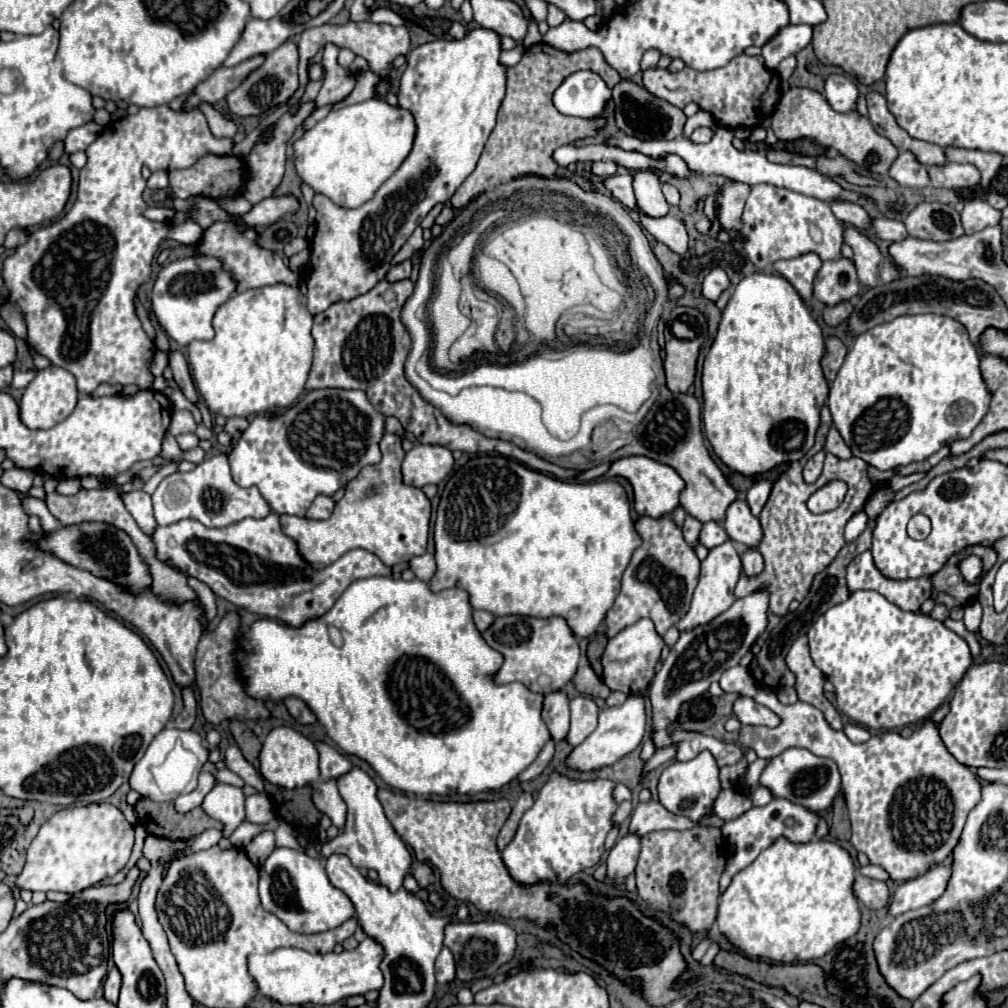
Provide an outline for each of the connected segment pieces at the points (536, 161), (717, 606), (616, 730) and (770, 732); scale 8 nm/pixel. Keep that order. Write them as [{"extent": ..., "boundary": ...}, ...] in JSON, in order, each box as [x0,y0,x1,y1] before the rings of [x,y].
[{"extent":[450,42,620,210],"boundary":[[[540,42],[540,44],[534,44],[532,48],[528,48],[524,58],[516,66],[508,68],[506,98],[500,106],[496,128],[492,130],[492,134],[482,150],[476,170],[464,180],[464,184],[456,190],[456,194],[450,200],[450,204],[456,210],[464,208],[470,200],[474,200],[478,194],[490,190],[492,186],[510,182],[518,176],[534,174],[534,176],[554,178],[556,170],[558,170],[558,164],[552,158],[554,150],[564,144],[572,144],[580,138],[596,136],[606,126],[604,116],[594,116],[594,118],[566,116],[566,114],[560,114],[552,102],[556,88],[570,74],[580,72],[580,70],[596,72],[606,82],[608,88],[614,88],[620,82],[618,72],[614,72],[614,68],[610,68],[606,64],[606,60],[598,52],[598,48],[586,48],[586,50],[568,54],[568,52],[562,52],[554,46]]]},{"extent":[676,540,742,632],"boundary":[[[726,540],[724,544],[720,546],[714,546],[710,548],[706,560],[702,560],[702,572],[700,572],[700,582],[694,590],[694,596],[692,596],[692,606],[688,610],[688,614],[676,624],[680,632],[684,630],[692,630],[700,624],[706,624],[710,622],[712,618],[716,618],[718,614],[722,614],[724,610],[728,610],[732,606],[732,602],[736,600],[734,596],[734,586],[736,582],[740,580],[742,576],[742,558],[738,556],[736,548],[732,546],[730,540]]]},{"extent":[566,696,646,772],"boundary":[[[630,696],[622,706],[606,708],[600,712],[596,730],[568,754],[566,768],[580,770],[580,772],[592,772],[592,770],[610,766],[610,764],[618,762],[622,756],[626,756],[628,752],[632,752],[640,744],[644,730],[646,730],[644,698],[642,696]]]},{"extent":[738,690,982,882],"boundary":[[[758,690],[754,700],[758,704],[768,706],[780,718],[780,724],[774,728],[742,726],[738,740],[740,746],[754,748],[760,758],[774,758],[792,746],[806,748],[818,756],[832,758],[842,774],[844,800],[852,822],[850,842],[858,852],[864,852],[872,864],[882,866],[894,882],[912,880],[924,874],[930,866],[940,864],[948,858],[948,854],[960,840],[966,816],[982,800],[982,784],[980,778],[968,766],[962,766],[958,760],[954,760],[954,756],[950,756],[950,752],[946,752],[934,722],[926,722],[918,732],[908,738],[902,738],[898,732],[880,732],[864,744],[854,744],[844,732],[834,730],[818,708],[806,702],[798,700],[796,704],[786,706],[778,702],[774,692],[764,690]]]}]

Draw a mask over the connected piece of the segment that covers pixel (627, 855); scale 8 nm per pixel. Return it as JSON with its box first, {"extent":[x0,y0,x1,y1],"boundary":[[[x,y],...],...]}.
{"extent":[608,834,640,884],"boundary":[[[626,834],[622,840],[616,842],[616,846],[608,854],[608,880],[614,884],[624,884],[626,878],[634,872],[636,860],[640,854],[640,838],[634,834]]]}

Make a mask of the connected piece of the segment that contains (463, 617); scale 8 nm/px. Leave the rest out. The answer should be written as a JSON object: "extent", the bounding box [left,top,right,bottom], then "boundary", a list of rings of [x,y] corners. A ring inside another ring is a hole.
{"extent":[238,576,550,798],"boundary":[[[372,576],[364,580],[356,580],[348,586],[348,590],[336,600],[334,608],[326,612],[324,616],[306,622],[302,628],[290,628],[290,626],[280,626],[272,620],[258,620],[254,622],[248,630],[242,630],[242,640],[240,640],[240,650],[238,650],[238,664],[240,672],[246,680],[246,690],[254,698],[270,698],[270,700],[282,700],[286,696],[298,696],[302,698],[310,710],[314,710],[318,722],[324,726],[328,736],[346,752],[354,754],[362,760],[366,760],[376,774],[386,782],[386,785],[395,791],[412,793],[423,798],[438,796],[438,794],[474,794],[482,790],[498,790],[506,786],[510,780],[514,780],[522,770],[526,770],[536,756],[540,754],[542,746],[546,740],[550,740],[548,726],[544,724],[540,710],[542,710],[542,694],[536,694],[528,690],[522,682],[510,682],[504,686],[496,686],[492,682],[492,674],[502,666],[502,654],[494,652],[480,636],[476,630],[472,616],[472,608],[466,596],[466,590],[462,588],[450,588],[442,592],[430,592],[428,584],[414,578],[410,582],[406,580],[396,580],[390,576]],[[334,626],[342,634],[342,644],[336,646],[330,640],[328,628]]]}

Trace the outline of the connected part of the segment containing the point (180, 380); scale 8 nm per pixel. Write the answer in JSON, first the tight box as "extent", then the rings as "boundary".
{"extent":[170,352,198,404],"boundary":[[[170,352],[170,368],[172,368],[172,374],[174,374],[174,382],[178,384],[178,390],[192,404],[196,404],[198,402],[198,394],[196,394],[196,388],[192,384],[190,370],[188,370],[188,364],[186,364],[186,358],[184,358],[182,352]]]}

